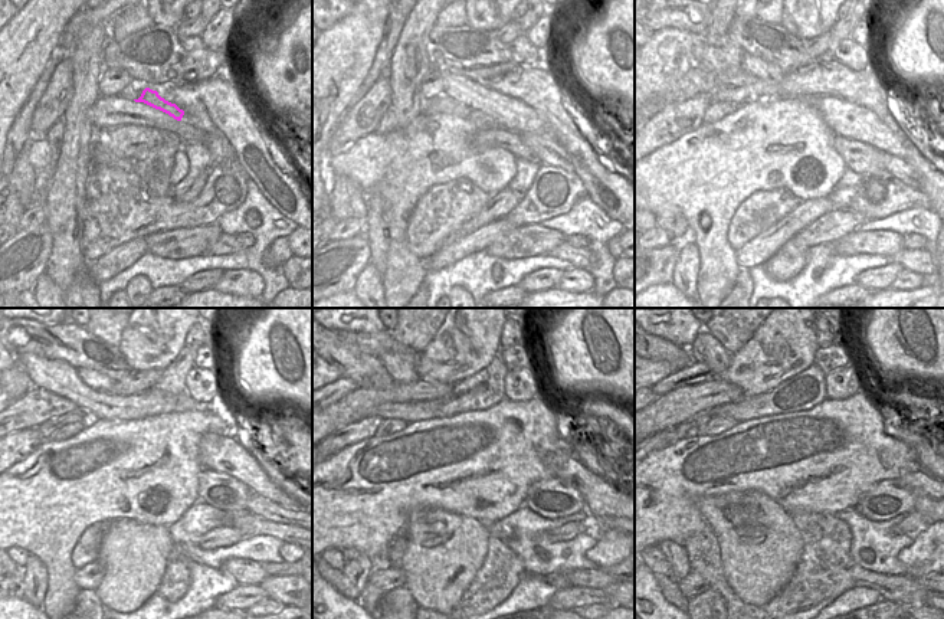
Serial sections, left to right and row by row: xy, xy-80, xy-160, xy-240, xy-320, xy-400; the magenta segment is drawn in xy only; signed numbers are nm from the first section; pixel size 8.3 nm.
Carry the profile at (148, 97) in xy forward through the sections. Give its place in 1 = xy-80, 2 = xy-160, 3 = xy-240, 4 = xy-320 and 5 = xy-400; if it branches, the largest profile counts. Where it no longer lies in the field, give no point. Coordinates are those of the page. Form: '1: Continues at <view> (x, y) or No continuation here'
1: Continues at xy-80 (511, 114)
2: Continues at xy-160 (846, 120)
3: Continues at xy-240 (222, 454)
4: Continues at xy-320 (600, 497)
5: Continues at xy-400 (927, 490).

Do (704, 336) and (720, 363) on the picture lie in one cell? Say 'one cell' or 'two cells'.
one cell

